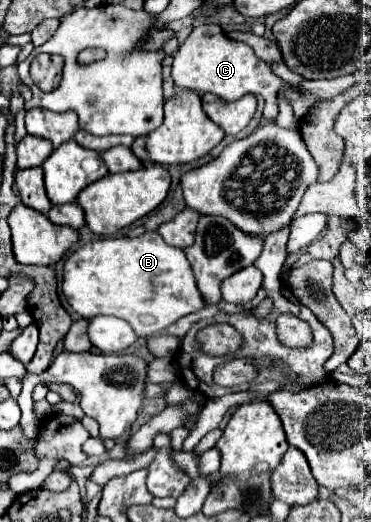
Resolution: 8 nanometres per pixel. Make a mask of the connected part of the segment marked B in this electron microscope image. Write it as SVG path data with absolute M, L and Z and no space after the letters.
M149 231L133 239L125 239L125 237L123 239L99 239L99 241L91 241L79 247L65 261L63 295L81 317L89 319L97 315L111 315L111 317L125 319L133 327L137 337L159 333L167 329L171 323L175 323L177 319L205 307L183 249L167 245L157 231Z

